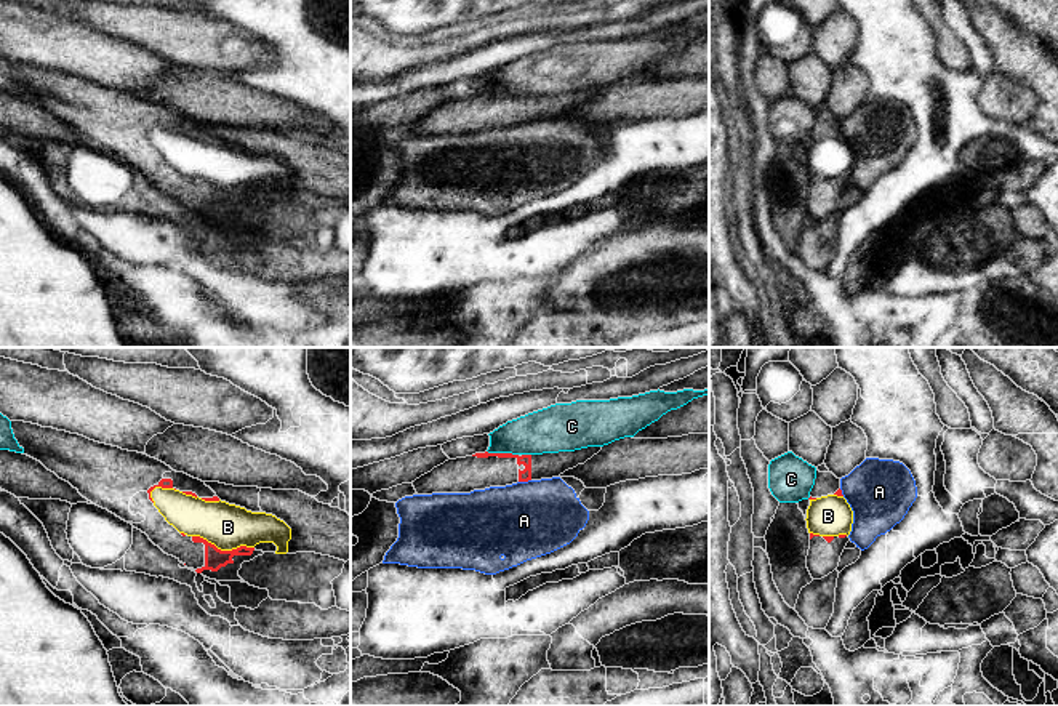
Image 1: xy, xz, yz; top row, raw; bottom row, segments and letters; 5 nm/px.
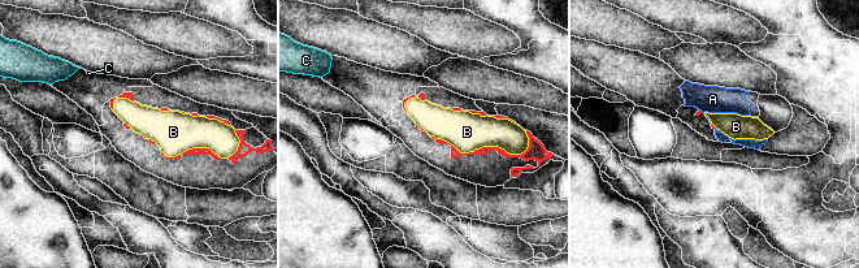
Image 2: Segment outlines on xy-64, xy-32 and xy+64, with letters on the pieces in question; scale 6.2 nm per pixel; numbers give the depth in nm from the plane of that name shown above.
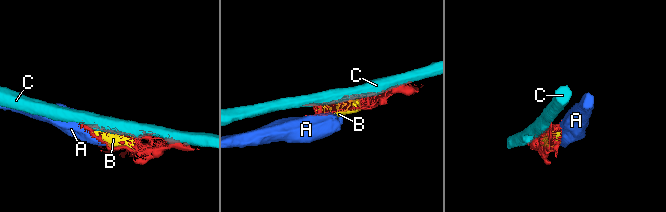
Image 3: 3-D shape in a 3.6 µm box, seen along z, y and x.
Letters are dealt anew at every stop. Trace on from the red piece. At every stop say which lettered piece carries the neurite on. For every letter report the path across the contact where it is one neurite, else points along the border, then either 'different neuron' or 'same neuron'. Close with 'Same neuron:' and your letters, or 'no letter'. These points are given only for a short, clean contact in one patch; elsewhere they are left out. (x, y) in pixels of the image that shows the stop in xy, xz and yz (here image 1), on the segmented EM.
A: different neuron
B: same neuron
C: different neuron
Same neuron: B

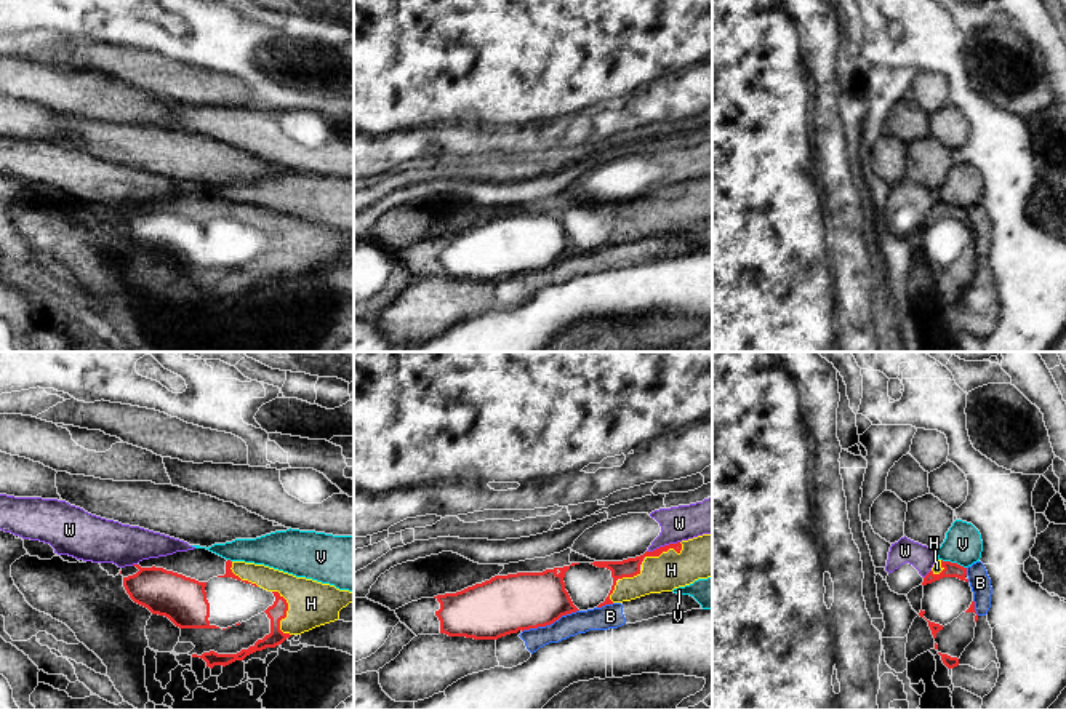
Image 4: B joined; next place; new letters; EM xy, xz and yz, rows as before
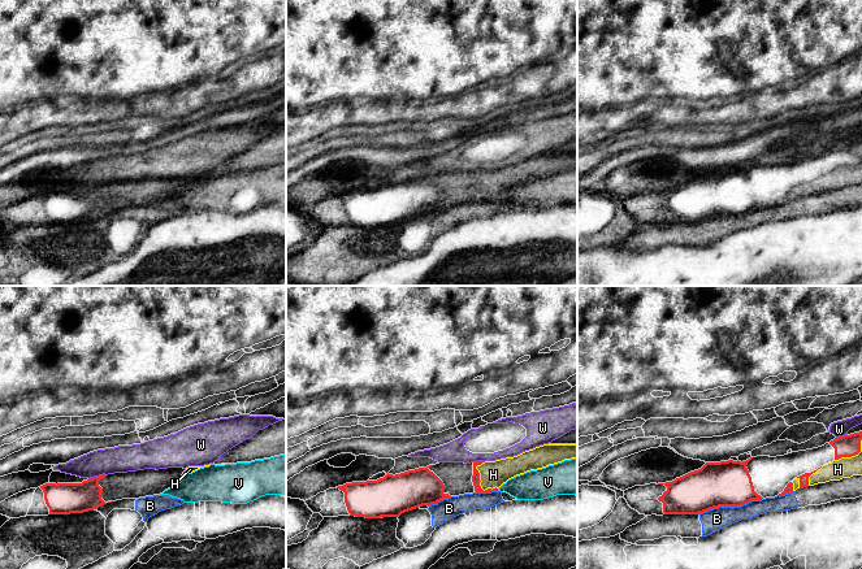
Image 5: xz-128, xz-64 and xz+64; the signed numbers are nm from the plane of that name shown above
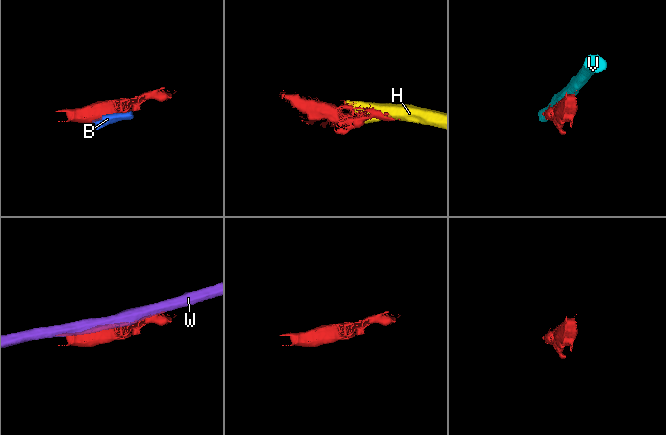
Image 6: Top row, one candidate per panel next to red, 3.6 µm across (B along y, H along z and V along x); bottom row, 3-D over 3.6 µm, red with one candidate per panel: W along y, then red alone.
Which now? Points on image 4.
B: border xz (578, 610), (562, 614), (549, 624), (522, 632); different neuron
H: same neuron
V: border yz (941, 558), (965, 568); different neuron
W: different neuron
Same neuron: H

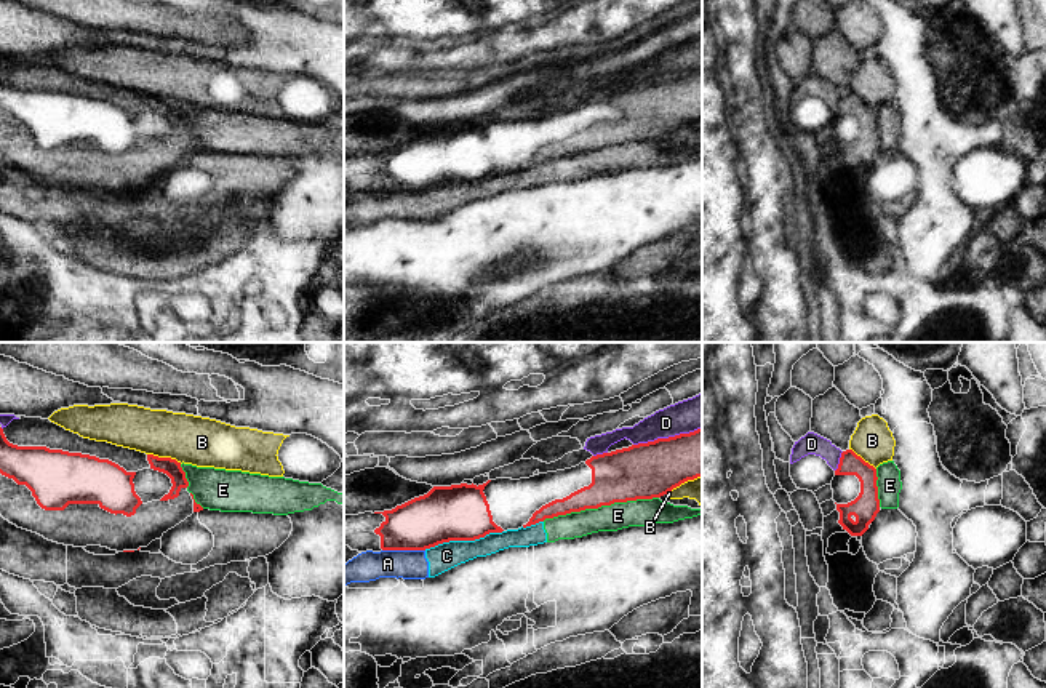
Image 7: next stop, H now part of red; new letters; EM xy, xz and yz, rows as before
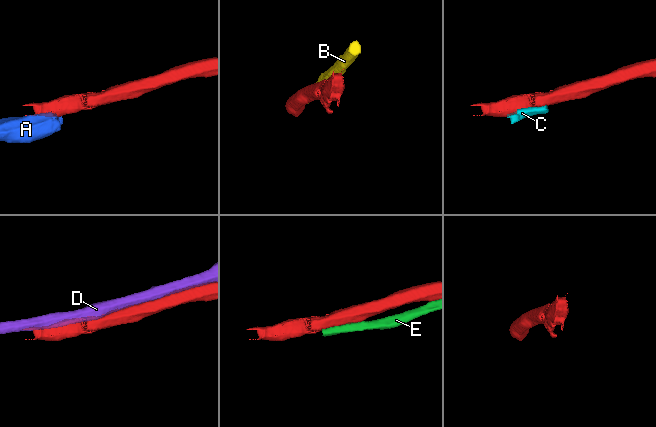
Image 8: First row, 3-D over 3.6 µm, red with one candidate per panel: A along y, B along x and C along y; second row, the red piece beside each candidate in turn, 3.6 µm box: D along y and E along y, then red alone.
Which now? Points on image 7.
A: border xz (383, 549), (424, 551); different neuron
B: different neuron
C: border xz (503, 530), (474, 540), (450, 540), (424, 549); different neuron
D: different neuron
E: different neuron
Same neuron: no letter

